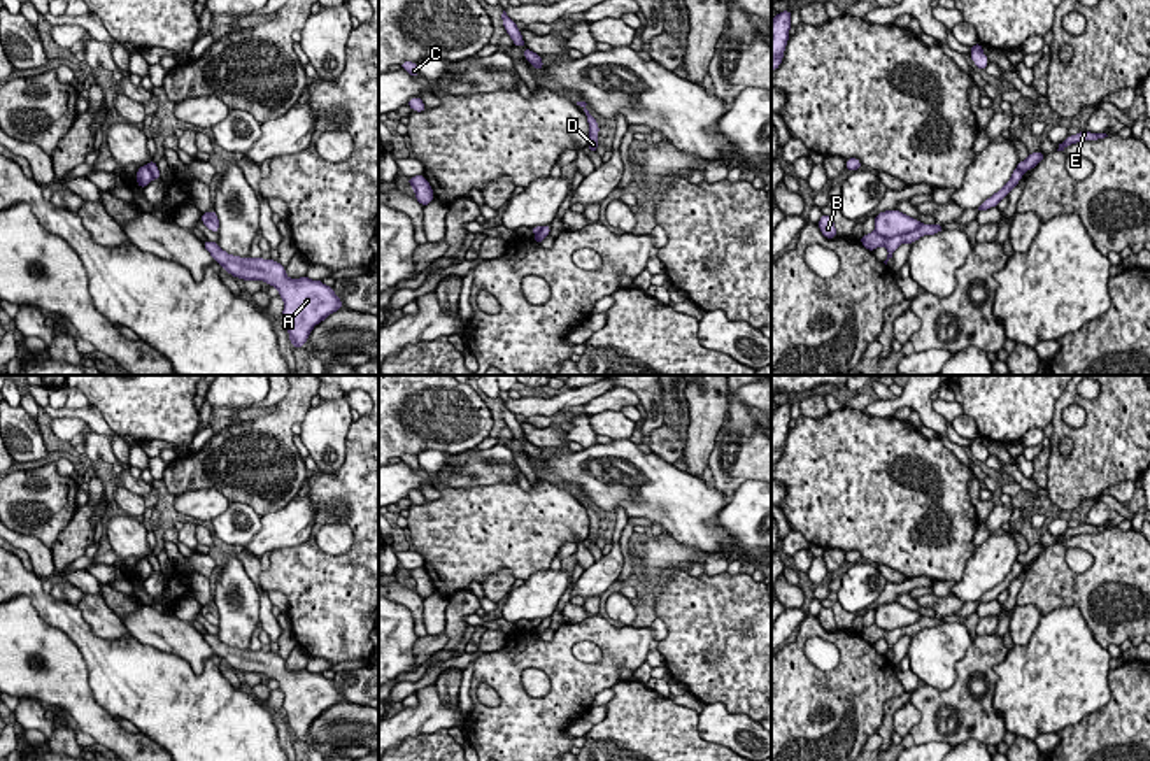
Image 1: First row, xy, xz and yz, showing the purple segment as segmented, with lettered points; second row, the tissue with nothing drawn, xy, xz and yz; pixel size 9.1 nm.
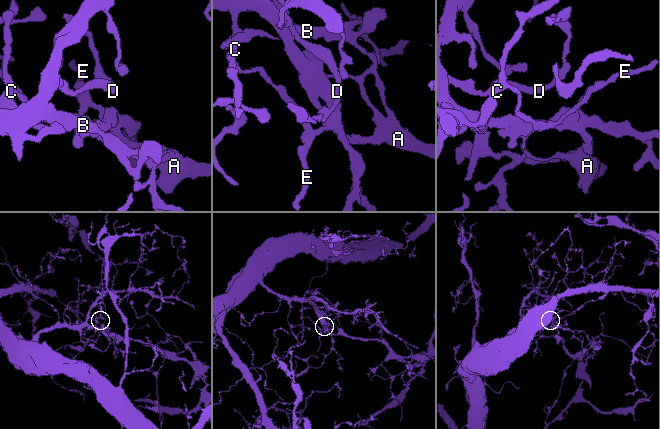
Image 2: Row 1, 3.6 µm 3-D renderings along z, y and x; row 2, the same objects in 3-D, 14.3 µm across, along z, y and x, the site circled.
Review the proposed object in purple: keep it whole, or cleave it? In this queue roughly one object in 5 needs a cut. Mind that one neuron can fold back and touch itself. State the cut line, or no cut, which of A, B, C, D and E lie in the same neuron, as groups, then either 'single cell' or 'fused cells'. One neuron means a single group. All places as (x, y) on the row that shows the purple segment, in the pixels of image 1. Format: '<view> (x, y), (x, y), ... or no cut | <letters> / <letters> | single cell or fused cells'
yz (921, 223), (914, 230), (891, 237), (880, 237), (875, 232) | A E / B C D | fused cells

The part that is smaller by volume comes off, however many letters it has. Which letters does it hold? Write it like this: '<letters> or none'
A, E

